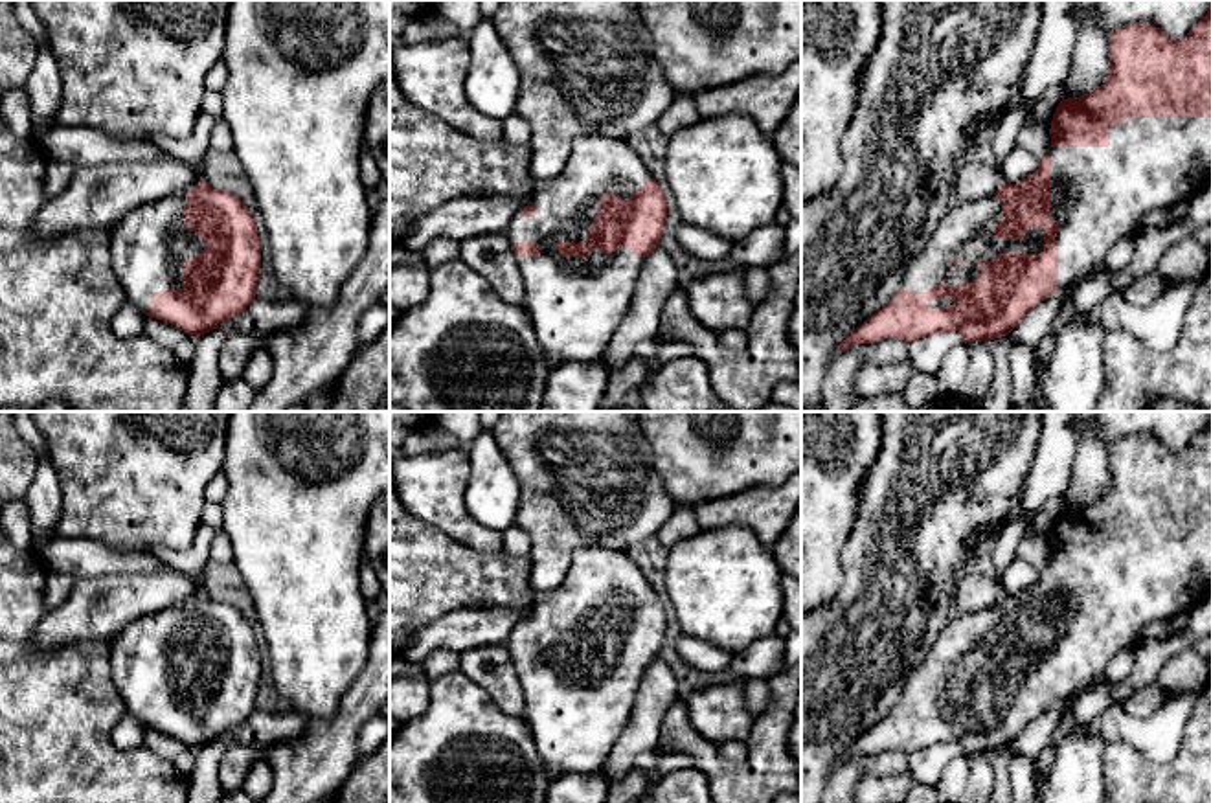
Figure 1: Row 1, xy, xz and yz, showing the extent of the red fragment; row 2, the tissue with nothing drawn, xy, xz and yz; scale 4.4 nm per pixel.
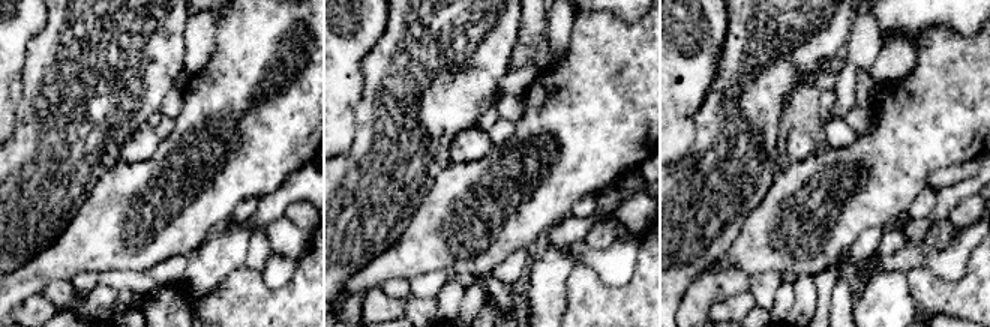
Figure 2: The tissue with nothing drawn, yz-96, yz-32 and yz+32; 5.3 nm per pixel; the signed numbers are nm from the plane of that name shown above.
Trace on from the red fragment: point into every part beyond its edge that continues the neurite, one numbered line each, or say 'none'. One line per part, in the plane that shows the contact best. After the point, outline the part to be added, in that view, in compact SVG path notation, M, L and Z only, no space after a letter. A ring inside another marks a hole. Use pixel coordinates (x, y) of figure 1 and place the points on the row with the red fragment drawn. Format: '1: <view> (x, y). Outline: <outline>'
1: yz (965, 234). Outline: M996 193L978 200L956 200L941 217L932 241L911 263L904 276L902 288L926 292L946 283L972 283L983 268L978 259L990 261L1000 254L1042 254L1044 228L1027 228L1022 241L998 239L992 228L1003 221L1003 204Z

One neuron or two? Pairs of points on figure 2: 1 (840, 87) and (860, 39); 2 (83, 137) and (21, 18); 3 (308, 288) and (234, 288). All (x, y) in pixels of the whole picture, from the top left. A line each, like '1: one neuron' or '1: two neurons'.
1: one neuron
2: two neurons
3: one neuron

